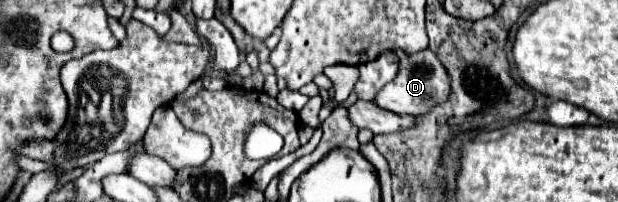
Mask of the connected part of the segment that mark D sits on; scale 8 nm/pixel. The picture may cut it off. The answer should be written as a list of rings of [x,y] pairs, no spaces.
[[[395,49],[395,55],[399,57],[399,71],[397,71],[395,79],[389,81],[375,95],[373,103],[377,103],[381,109],[387,109],[387,111],[393,111],[399,115],[417,117],[417,113],[427,113],[427,109],[431,109],[431,105],[435,105],[435,101],[443,101],[443,97],[447,97],[447,89],[449,89],[447,73],[445,73],[443,65],[439,65],[439,59],[435,57],[435,53],[425,49],[423,53],[407,55],[401,49]]]

